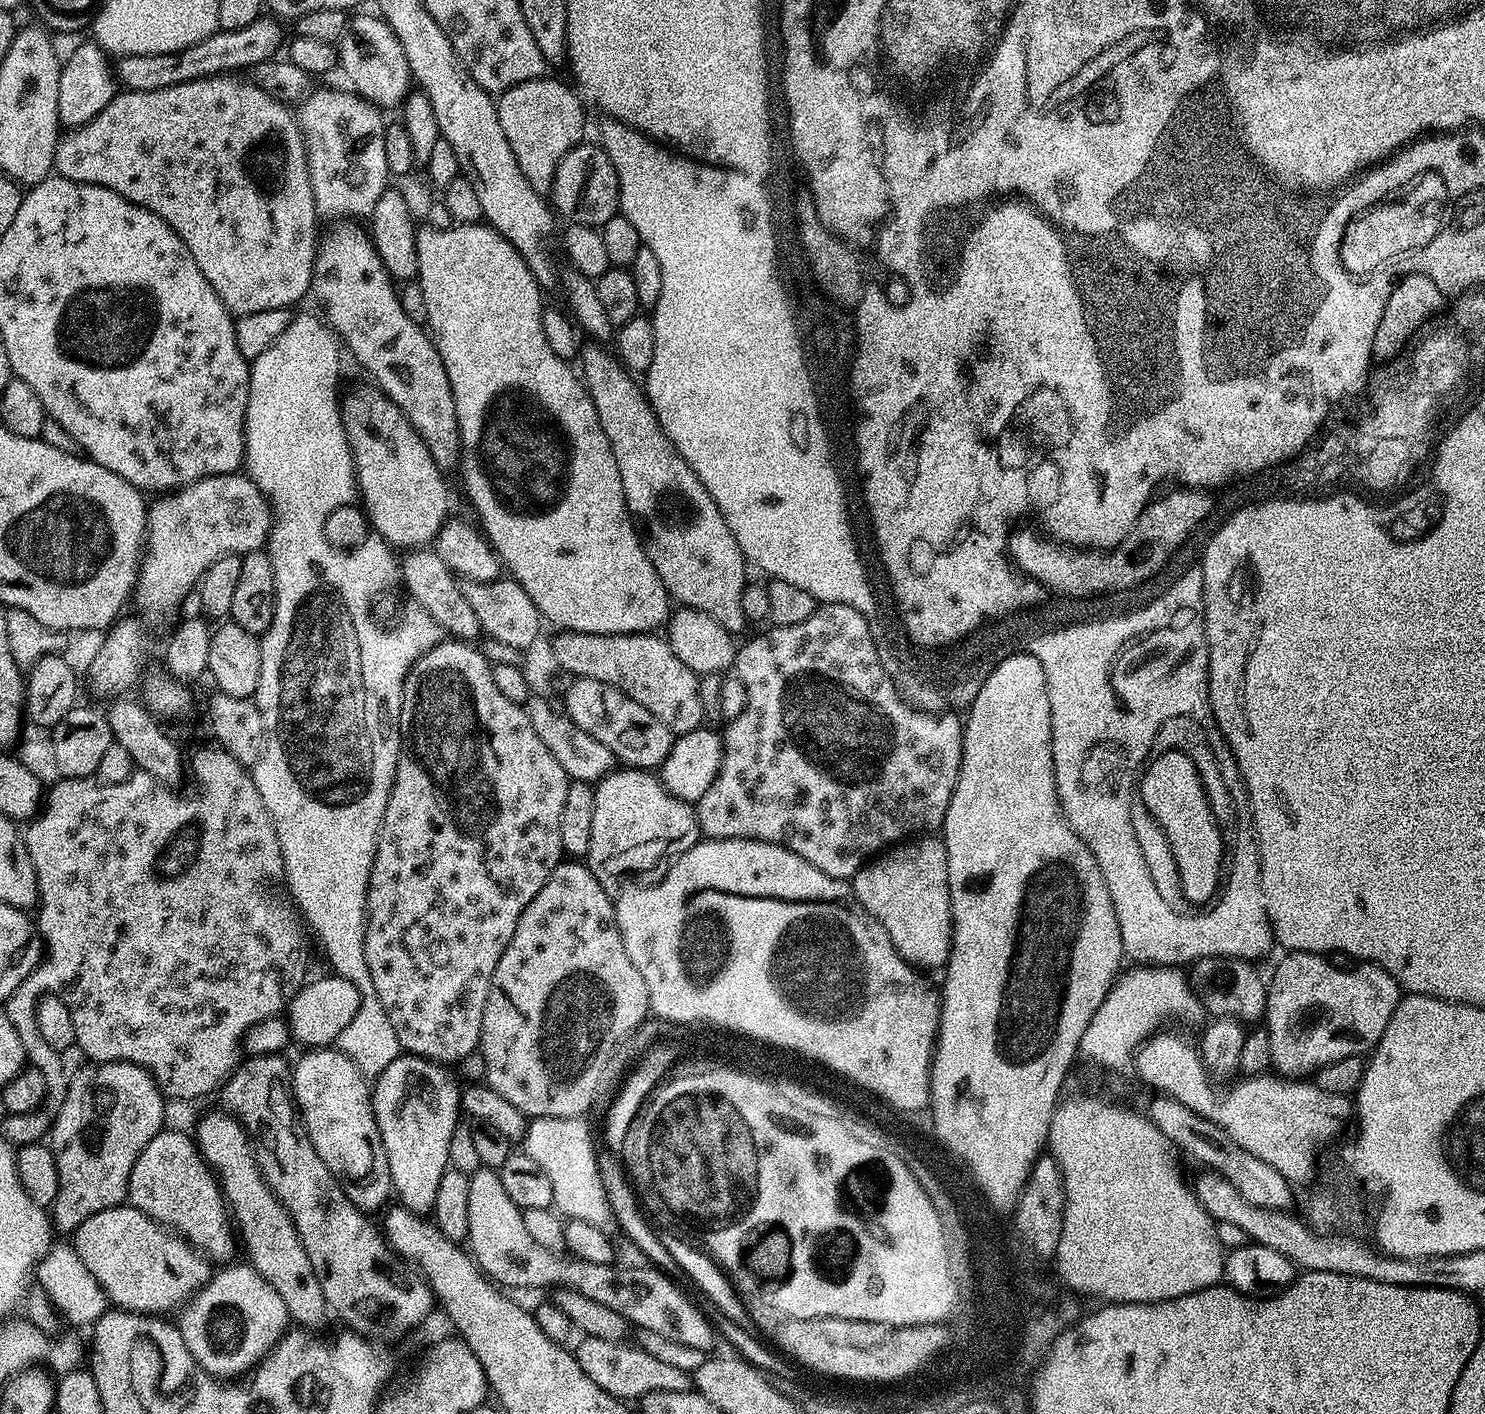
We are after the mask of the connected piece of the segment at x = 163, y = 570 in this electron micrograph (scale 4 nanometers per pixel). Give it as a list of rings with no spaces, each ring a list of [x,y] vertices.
[[[231,472],[230,474],[222,474],[221,476],[207,476],[193,484],[187,484],[185,488],[173,491],[171,494],[164,494],[159,497],[160,500],[156,505],[148,508],[148,530],[146,533],[146,551],[142,557],[140,565],[140,574],[136,577],[136,587],[134,589],[134,604],[137,604],[139,615],[147,618],[149,621],[160,620],[167,614],[171,608],[176,608],[188,596],[188,591],[195,589],[200,583],[200,577],[214,562],[218,562],[218,558],[223,556],[235,556],[246,552],[259,552],[268,543],[268,535],[272,532],[272,505],[268,503],[268,497],[264,495],[262,489],[259,488],[251,478],[240,472]]]

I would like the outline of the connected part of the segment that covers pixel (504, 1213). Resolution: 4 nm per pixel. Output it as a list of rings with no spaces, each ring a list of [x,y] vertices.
[[[481,1167],[478,1172],[471,1173],[468,1177],[468,1181],[470,1182],[470,1226],[468,1227],[468,1239],[466,1241],[467,1247],[470,1249],[472,1247],[472,1252],[474,1255],[475,1263],[479,1264],[480,1271],[484,1273],[485,1276],[491,1278],[497,1285],[503,1286],[505,1289],[513,1290],[512,1288],[549,1288],[549,1290],[555,1290],[558,1288],[569,1288],[570,1290],[578,1290],[578,1294],[586,1294],[586,1298],[594,1298],[594,1302],[602,1302],[602,1306],[610,1306],[610,1310],[618,1310],[618,1314],[622,1314],[625,1316],[626,1319],[628,1319],[629,1325],[635,1326],[636,1328],[645,1328],[646,1330],[654,1330],[658,1334],[666,1334],[666,1338],[670,1338],[671,1340],[677,1340],[678,1342],[686,1342],[686,1346],[694,1346],[695,1348],[703,1348],[705,1350],[711,1349],[710,1346],[712,1344],[712,1336],[714,1337],[714,1329],[711,1324],[709,1324],[708,1319],[704,1315],[700,1313],[700,1310],[698,1308],[695,1308],[693,1306],[691,1300],[688,1299],[687,1296],[684,1295],[683,1292],[680,1291],[677,1281],[671,1280],[669,1276],[665,1276],[663,1272],[660,1271],[659,1268],[655,1266],[644,1266],[648,1268],[619,1268],[619,1263],[613,1262],[610,1264],[599,1264],[598,1262],[586,1262],[585,1260],[578,1260],[573,1258],[571,1255],[568,1254],[561,1254],[558,1252],[551,1252],[550,1250],[546,1250],[546,1246],[538,1246],[538,1242],[534,1242],[534,1237],[530,1235],[529,1232],[526,1231],[526,1226],[522,1222],[522,1210],[518,1205],[515,1205],[511,1202],[510,1197],[506,1192],[503,1190],[502,1186],[502,1178],[500,1177],[499,1171],[495,1168],[486,1168]]]

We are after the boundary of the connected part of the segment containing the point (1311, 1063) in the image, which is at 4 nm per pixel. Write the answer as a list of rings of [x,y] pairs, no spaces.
[[[1314,952],[1284,954],[1267,991],[1272,1068],[1285,1078],[1308,1078],[1340,1059],[1371,1053],[1402,995],[1400,983],[1377,964],[1360,962],[1348,970],[1336,969]]]

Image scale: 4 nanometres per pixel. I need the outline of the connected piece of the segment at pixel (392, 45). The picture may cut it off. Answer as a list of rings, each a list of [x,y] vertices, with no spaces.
[[[379,15],[356,16],[349,19],[343,36],[338,41],[338,68],[353,84],[355,95],[368,101],[377,109],[403,105],[414,81],[406,54],[402,51],[402,42],[394,38],[394,30]]]

